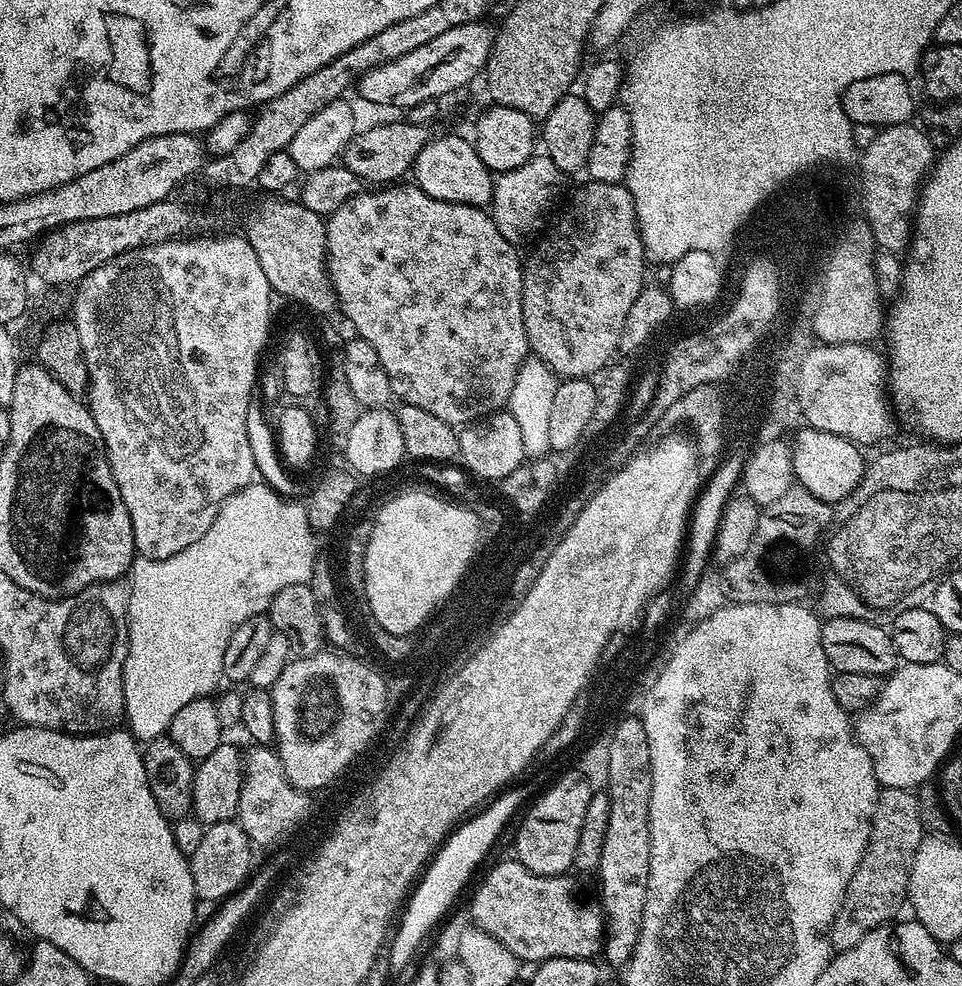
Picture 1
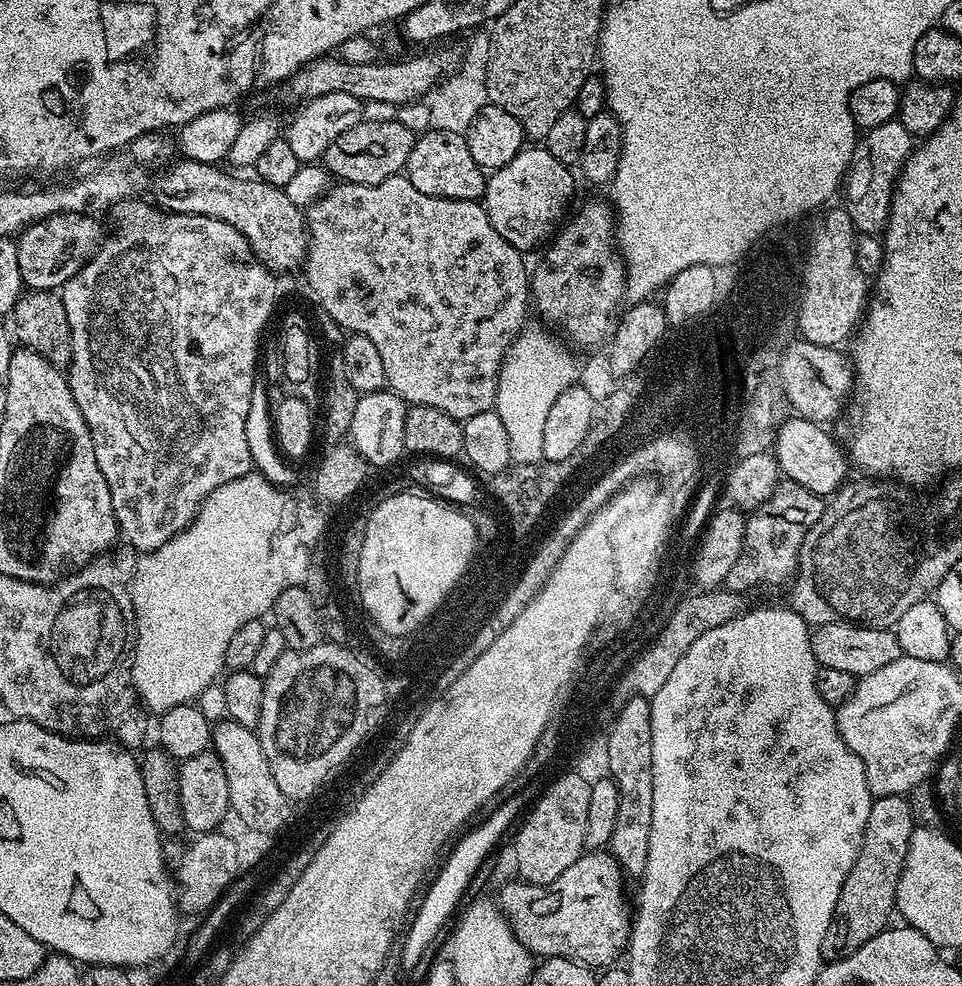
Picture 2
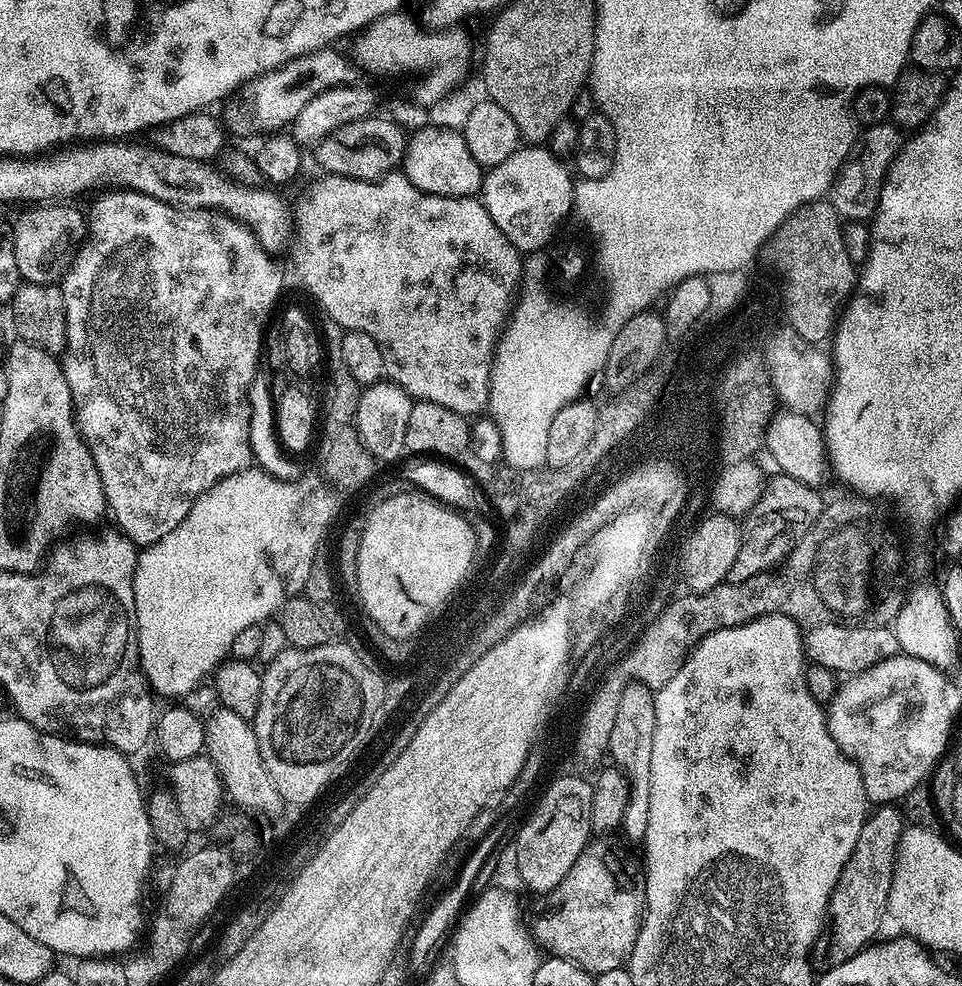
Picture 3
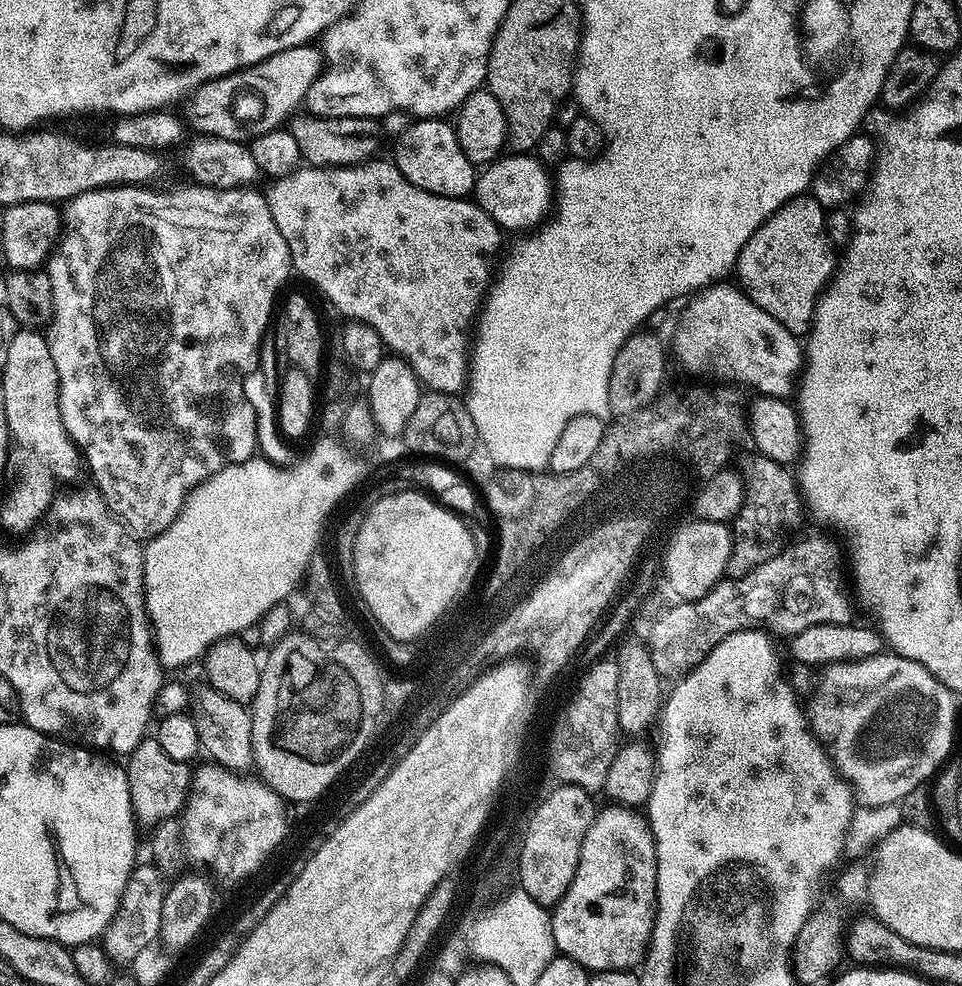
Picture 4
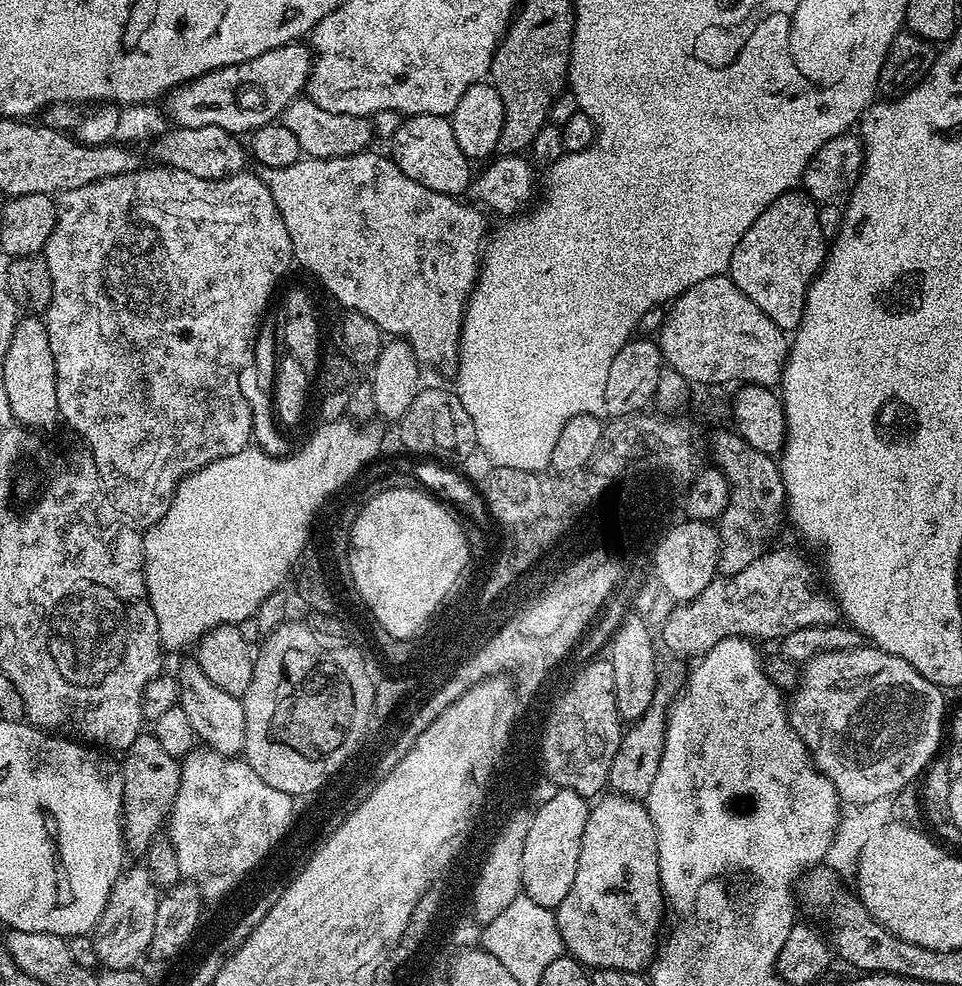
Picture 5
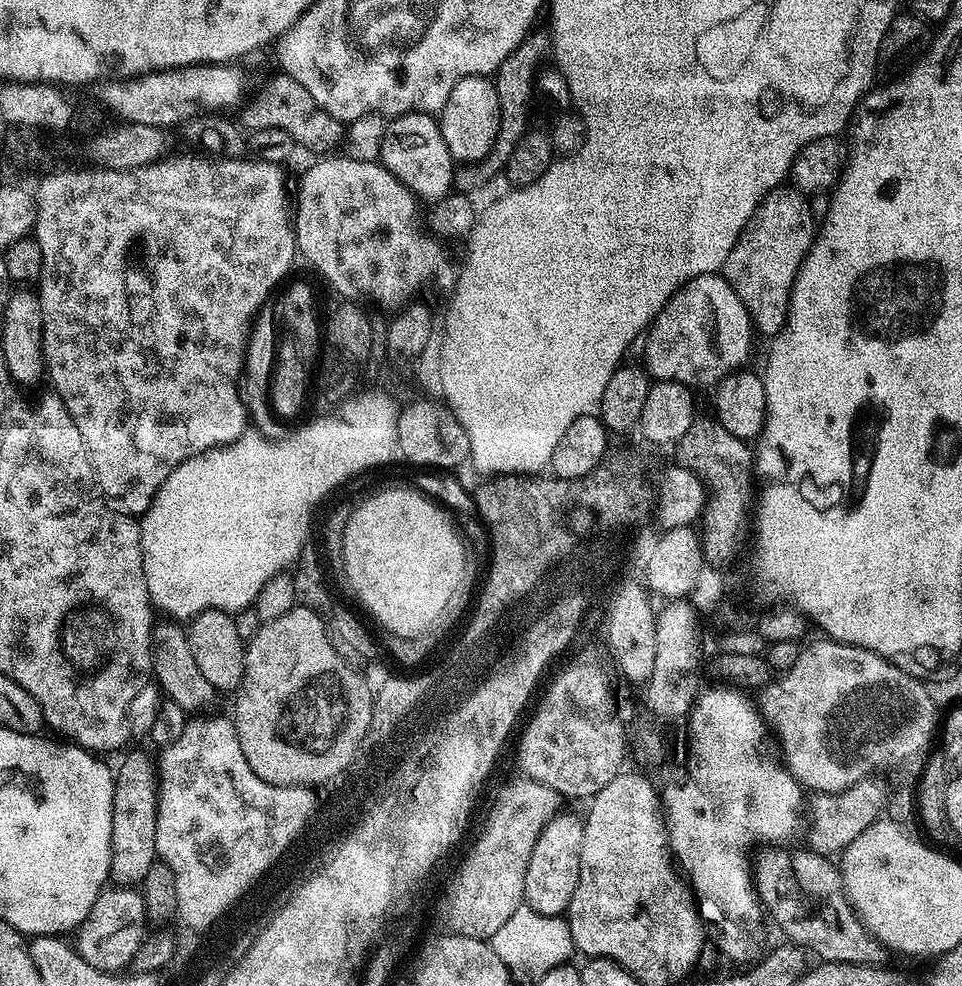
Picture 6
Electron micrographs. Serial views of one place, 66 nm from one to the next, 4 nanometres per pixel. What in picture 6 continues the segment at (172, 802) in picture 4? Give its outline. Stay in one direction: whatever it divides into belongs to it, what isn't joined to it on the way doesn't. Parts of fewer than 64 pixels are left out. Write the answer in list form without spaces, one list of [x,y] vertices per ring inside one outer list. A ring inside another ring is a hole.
[[[136,748],[133,752],[125,751],[119,757],[120,765],[115,765],[114,806],[112,807],[112,870],[111,879],[120,886],[134,886],[143,881],[146,870],[157,863],[156,855],[156,819],[160,802],[160,774],[155,755]]]

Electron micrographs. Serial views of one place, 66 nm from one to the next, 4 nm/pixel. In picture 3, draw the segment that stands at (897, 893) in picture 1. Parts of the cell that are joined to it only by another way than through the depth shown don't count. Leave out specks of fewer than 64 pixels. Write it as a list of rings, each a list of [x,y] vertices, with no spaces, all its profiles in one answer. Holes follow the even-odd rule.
[[[896,806],[877,807],[865,820],[862,834],[858,834],[858,842],[846,866],[842,866],[834,890],[828,895],[826,923],[812,947],[810,957],[817,969],[842,966],[842,962],[850,962],[850,958],[865,951],[877,939],[875,936],[880,928],[880,919],[885,919],[888,907],[888,890],[892,881],[892,867],[896,864],[896,847],[905,827],[906,821],[901,809]]]

